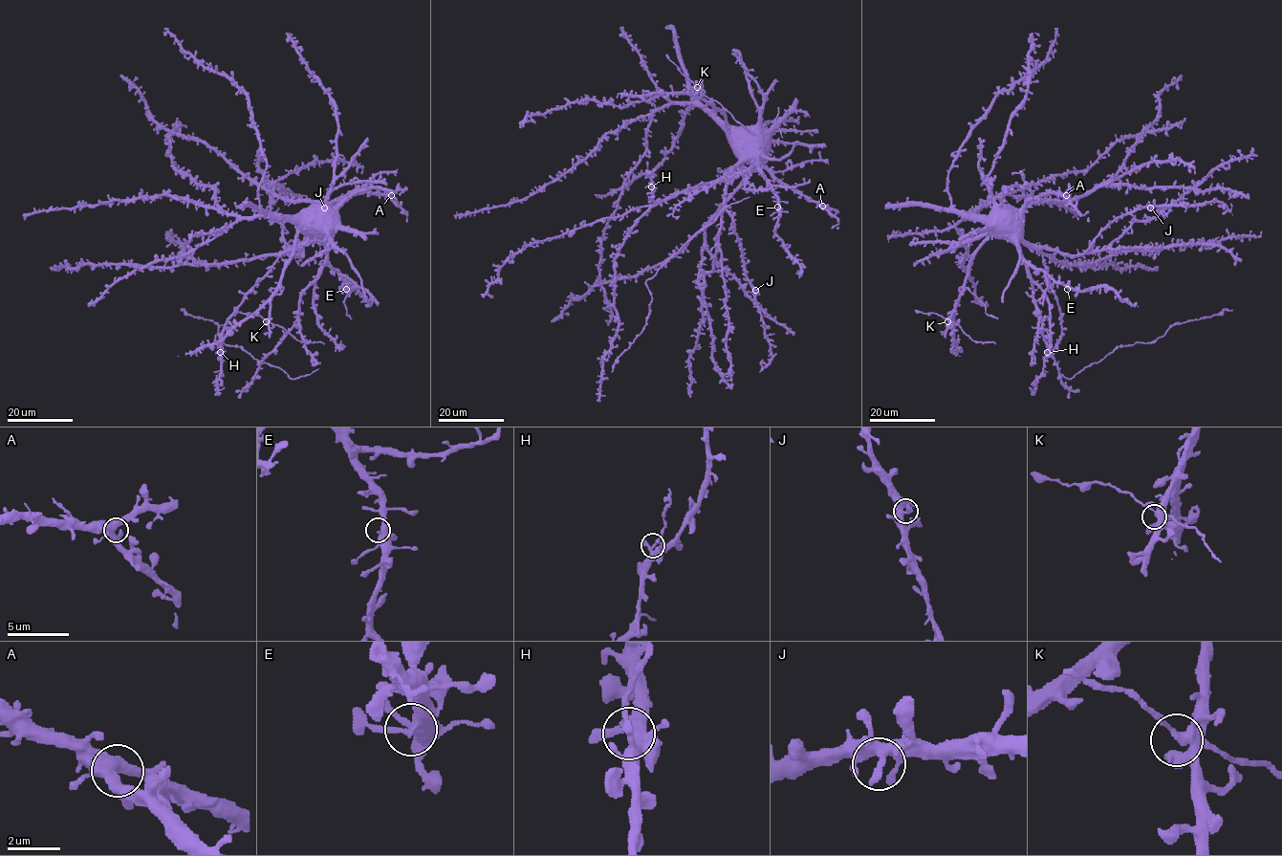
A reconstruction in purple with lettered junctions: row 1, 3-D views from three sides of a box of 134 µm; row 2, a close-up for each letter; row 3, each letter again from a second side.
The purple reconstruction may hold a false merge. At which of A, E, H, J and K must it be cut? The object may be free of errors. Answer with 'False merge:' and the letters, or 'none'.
False merge: H

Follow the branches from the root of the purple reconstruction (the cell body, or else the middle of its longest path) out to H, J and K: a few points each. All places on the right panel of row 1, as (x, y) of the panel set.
H: (990, 225), (988, 228), (995, 234), (1022, 239), (1042, 256), (1061, 326), (1059, 342), (1047, 352)
J: (990, 225), (988, 228), (992, 232), (1007, 238), (1077, 255), (1113, 222), (1150, 208)
K: (990, 225), (988, 227), (992, 232), (972, 260), (963, 294), (947, 321)

